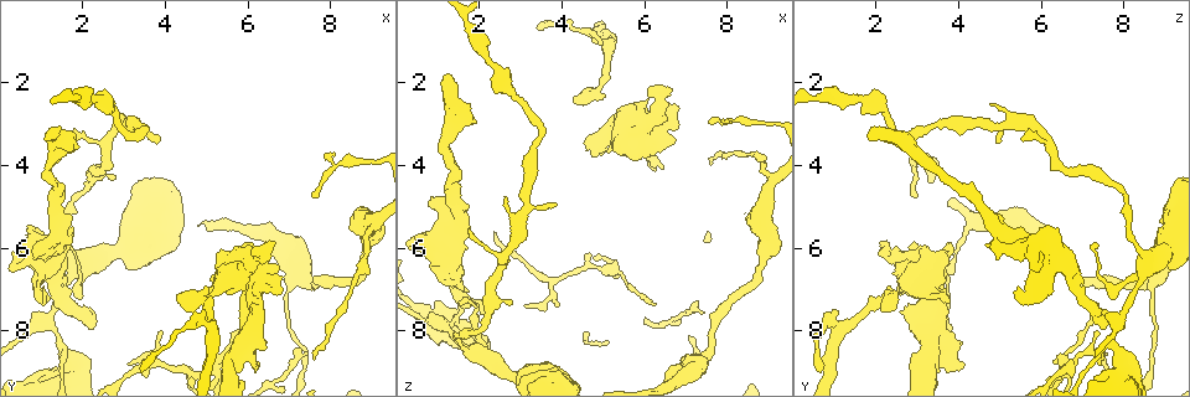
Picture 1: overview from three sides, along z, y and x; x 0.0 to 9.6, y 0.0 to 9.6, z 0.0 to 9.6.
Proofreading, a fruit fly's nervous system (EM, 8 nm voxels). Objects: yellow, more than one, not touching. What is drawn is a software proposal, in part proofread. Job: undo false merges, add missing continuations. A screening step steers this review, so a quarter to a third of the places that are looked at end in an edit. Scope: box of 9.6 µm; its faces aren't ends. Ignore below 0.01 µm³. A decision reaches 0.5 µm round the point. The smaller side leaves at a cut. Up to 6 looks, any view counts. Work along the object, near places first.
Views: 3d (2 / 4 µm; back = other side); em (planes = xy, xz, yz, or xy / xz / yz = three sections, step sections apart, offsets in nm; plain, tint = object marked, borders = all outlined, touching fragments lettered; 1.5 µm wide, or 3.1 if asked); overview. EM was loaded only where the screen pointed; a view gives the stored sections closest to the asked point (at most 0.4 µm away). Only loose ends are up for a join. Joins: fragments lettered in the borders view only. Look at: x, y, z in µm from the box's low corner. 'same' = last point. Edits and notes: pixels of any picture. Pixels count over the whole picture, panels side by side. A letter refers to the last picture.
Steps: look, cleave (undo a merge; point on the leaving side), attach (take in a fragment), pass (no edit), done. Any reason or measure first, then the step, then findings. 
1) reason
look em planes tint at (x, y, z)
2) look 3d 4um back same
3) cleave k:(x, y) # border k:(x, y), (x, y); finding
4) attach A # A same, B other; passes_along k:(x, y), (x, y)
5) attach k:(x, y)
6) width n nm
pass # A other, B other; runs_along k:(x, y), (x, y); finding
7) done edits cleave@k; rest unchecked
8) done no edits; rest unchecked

long arm stops here
look 3d 2um back at (1.30, 3.35, 1.80)

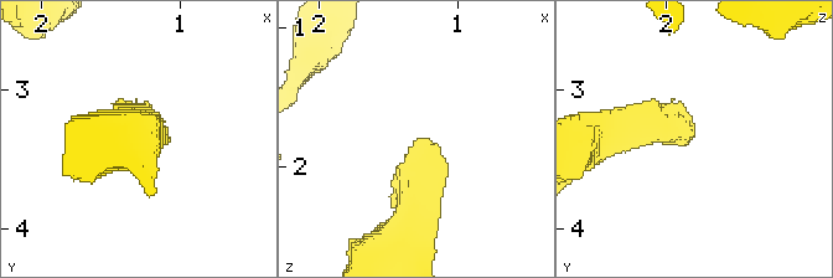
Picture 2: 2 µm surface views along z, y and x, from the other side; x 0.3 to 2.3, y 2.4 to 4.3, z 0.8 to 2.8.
shape alone is not enough
look em yz step 4 borders at (1.28, 3.36, 1.80)

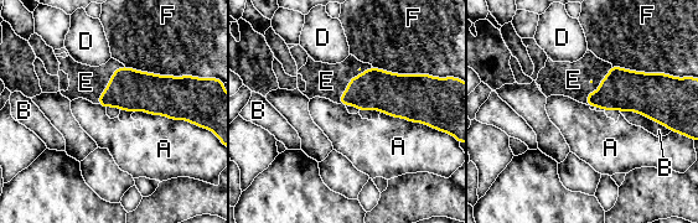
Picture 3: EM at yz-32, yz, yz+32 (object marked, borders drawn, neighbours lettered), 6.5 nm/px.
attach 3:(573, 79) # A other, B other, D other, E same, F other; it goes on there

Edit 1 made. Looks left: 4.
look overview

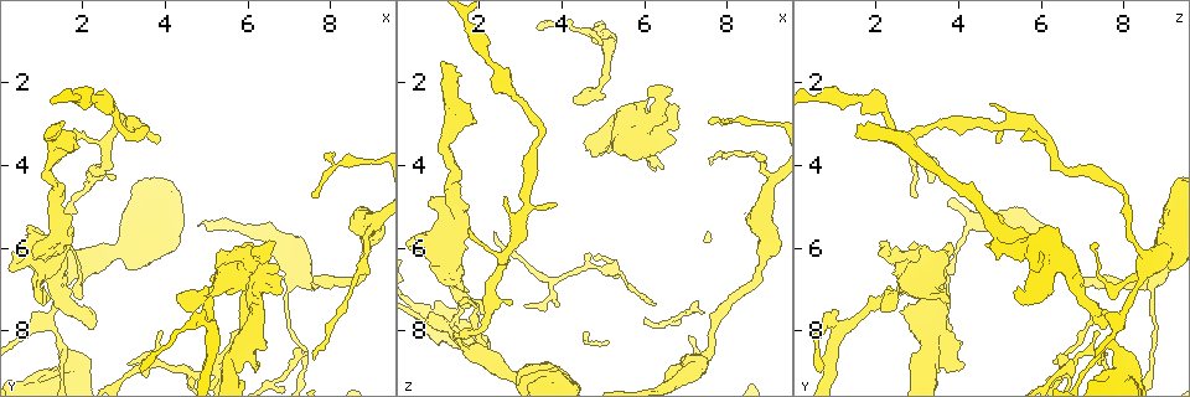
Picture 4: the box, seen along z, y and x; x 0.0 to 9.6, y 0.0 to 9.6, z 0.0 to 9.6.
thick end
look 3d 4um at (0.90, 6.25, 4.90)

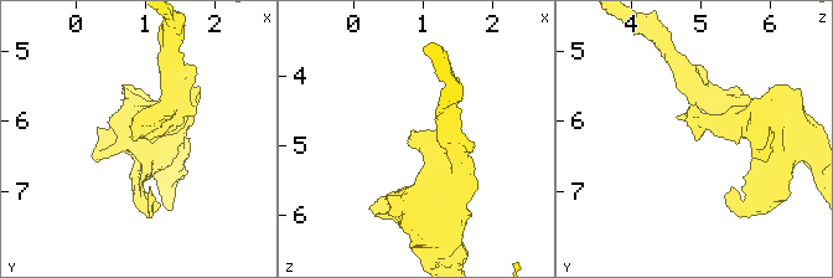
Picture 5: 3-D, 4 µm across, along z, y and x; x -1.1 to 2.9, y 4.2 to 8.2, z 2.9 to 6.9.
now the EM
look em planes tint at (0.85, 6.25, 4.95)

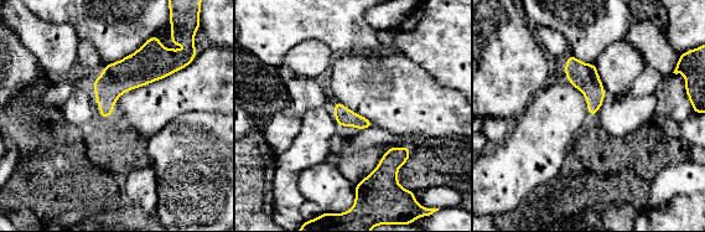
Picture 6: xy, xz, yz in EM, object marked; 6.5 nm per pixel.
what lies round it
look em planes borders same

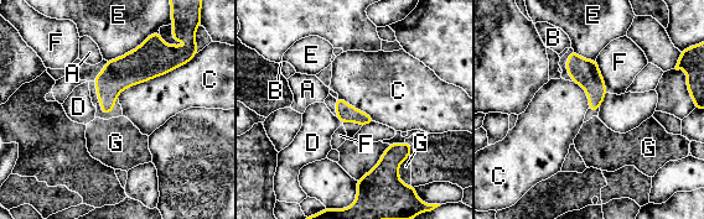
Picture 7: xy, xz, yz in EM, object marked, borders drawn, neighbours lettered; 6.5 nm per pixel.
pass # A other, B other, C other, D other, E other, F other, G other; border 7:(181, 64), (129, 85), (117, 97); no lettered fragment goes on from it

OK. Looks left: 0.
done edits attach@3; rest unchecked

